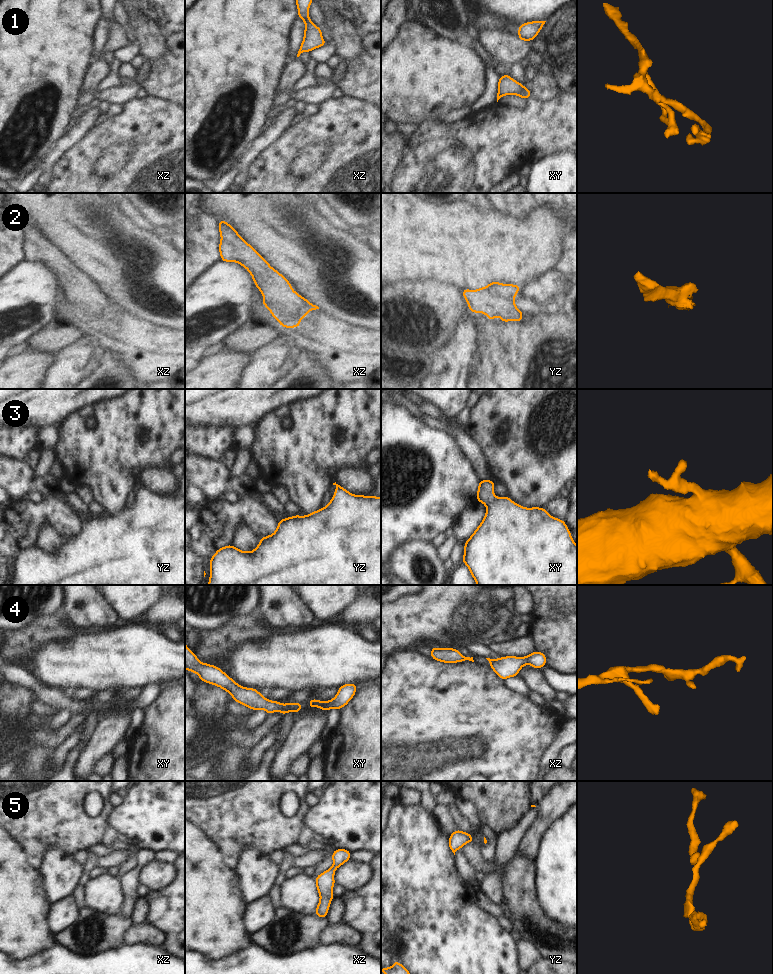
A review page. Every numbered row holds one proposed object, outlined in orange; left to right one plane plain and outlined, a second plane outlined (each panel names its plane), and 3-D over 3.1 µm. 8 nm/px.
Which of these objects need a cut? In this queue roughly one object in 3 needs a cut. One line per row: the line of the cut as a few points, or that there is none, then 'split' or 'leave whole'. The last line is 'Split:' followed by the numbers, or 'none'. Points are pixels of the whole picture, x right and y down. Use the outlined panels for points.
1: cut none; leave whole
2: cut none; leave whole
3: cut none; leave whole
4: cut none; leave whole
5: cut none; leave whole
Split: none

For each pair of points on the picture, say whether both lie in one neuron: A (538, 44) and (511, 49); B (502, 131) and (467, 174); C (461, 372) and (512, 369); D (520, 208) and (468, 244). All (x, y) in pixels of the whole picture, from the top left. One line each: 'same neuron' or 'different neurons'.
A: same neuron
B: same neuron
C: different neurons
D: different neurons

